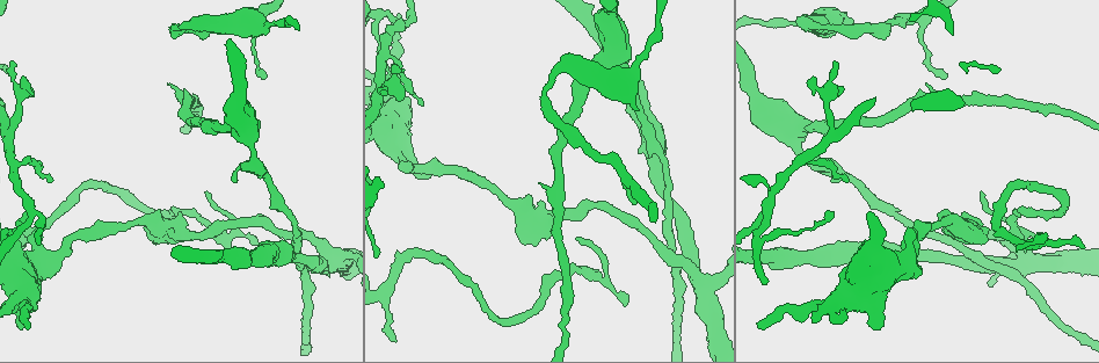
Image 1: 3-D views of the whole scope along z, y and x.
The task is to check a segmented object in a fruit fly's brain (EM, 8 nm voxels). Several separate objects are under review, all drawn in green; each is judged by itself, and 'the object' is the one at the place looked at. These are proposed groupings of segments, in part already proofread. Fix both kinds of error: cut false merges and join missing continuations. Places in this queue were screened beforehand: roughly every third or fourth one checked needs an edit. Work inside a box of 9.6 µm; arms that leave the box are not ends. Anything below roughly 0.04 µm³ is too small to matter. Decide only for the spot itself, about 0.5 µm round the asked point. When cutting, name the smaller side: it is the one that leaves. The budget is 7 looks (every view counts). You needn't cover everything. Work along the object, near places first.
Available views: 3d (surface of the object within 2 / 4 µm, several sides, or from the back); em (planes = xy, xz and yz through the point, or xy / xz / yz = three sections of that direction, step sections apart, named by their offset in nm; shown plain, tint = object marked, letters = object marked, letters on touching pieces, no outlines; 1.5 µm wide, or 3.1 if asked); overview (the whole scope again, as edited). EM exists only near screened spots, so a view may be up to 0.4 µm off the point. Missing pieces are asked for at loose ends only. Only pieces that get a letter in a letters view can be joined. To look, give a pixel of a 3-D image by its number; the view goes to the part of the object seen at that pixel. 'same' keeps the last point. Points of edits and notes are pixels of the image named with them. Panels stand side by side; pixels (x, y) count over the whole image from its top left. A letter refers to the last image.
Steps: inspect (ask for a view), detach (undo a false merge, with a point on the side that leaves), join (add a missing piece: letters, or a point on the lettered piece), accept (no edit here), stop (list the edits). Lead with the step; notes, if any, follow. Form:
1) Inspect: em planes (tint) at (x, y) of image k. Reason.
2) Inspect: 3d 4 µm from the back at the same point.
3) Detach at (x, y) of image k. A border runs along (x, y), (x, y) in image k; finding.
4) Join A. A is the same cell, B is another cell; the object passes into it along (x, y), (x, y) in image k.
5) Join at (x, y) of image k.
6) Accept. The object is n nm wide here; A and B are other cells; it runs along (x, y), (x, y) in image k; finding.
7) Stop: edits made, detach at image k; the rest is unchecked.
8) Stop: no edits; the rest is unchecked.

Inspect: 3d 4 µm at (1025, 253) of image 1. Free end.

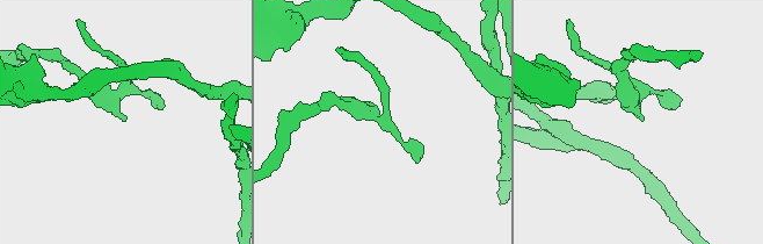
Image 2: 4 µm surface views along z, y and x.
Inspect: em xz step 8 (letters) at (642, 120) of image 2.

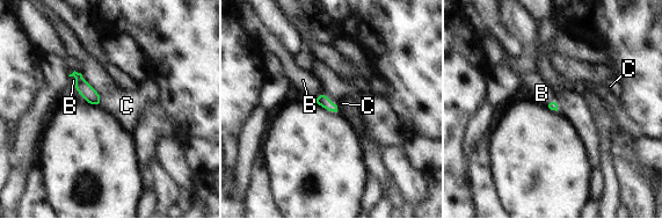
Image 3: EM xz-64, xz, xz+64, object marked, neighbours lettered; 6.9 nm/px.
Inspect: em planes (letters) at the same point. Cut it another way.

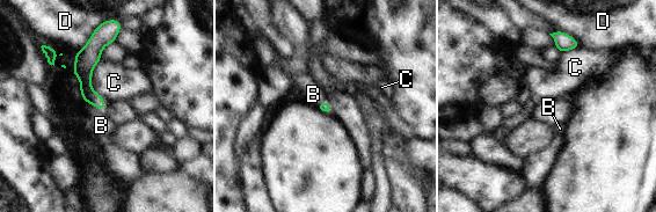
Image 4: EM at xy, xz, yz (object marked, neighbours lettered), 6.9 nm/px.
Accept. B, C and D are other cells; none of them fits.

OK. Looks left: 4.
Inspect: 3d 4 µm at (847, 176) of image 1. Tapers out.

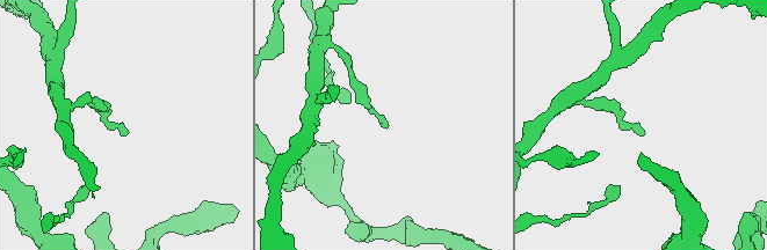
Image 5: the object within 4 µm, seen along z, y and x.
Inspect: em planes (letters) at (386, 126) of image 5.

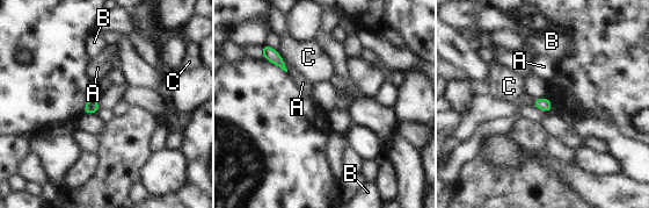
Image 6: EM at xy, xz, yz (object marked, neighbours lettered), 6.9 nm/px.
Accept. A, B and C are other cells; a border runs along (272, 47), (282, 57), (287, 71) in image 6; none of them fits.

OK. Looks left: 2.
Inspect: em yz step 4 (tint) at (758, 241) of image 1. Abrupt turn.

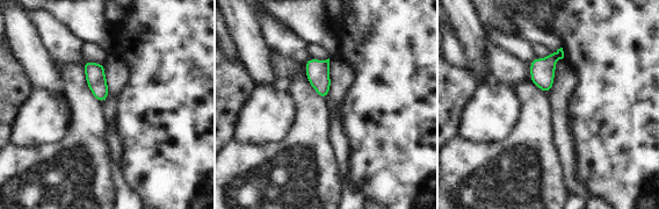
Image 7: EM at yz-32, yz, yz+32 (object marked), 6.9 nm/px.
Inspect: em planes (letters) at the same point. Cut it another way.

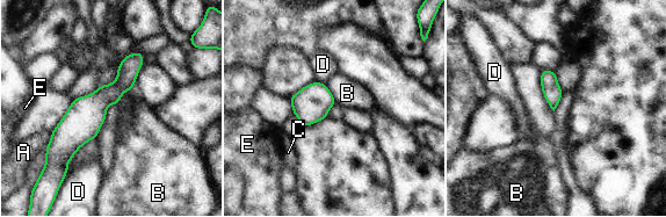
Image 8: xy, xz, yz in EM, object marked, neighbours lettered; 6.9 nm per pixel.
Accept. A, B, C, D and E are other cells; a border runs along (540, 70), (540, 88), (554, 111) in image 8; all the same neuron.

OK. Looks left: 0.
Stop: no edits; the rest is unchecked.

